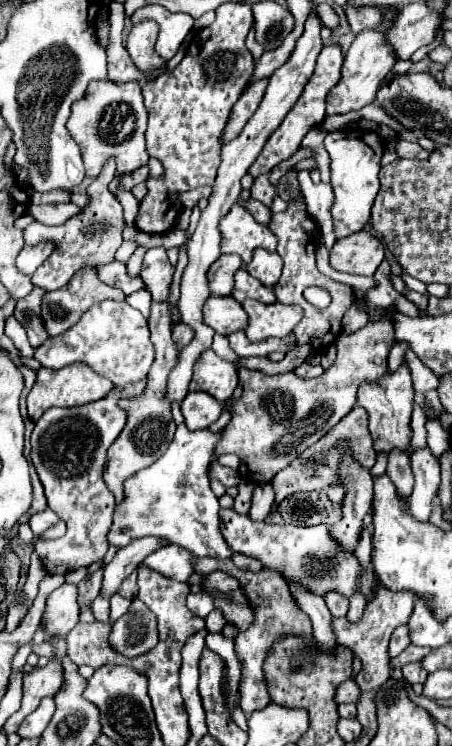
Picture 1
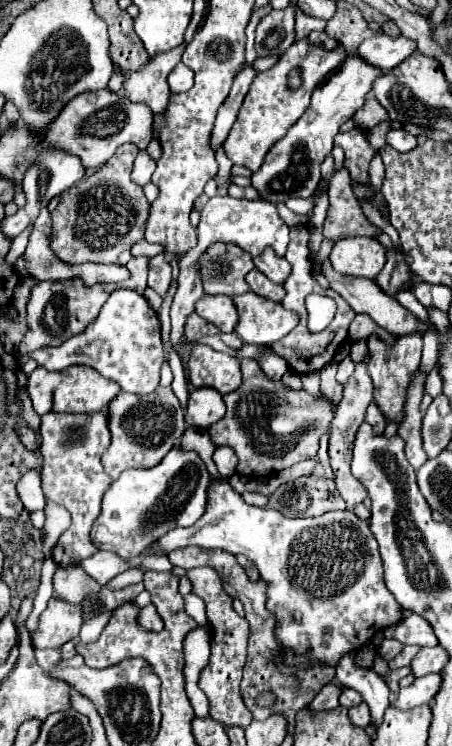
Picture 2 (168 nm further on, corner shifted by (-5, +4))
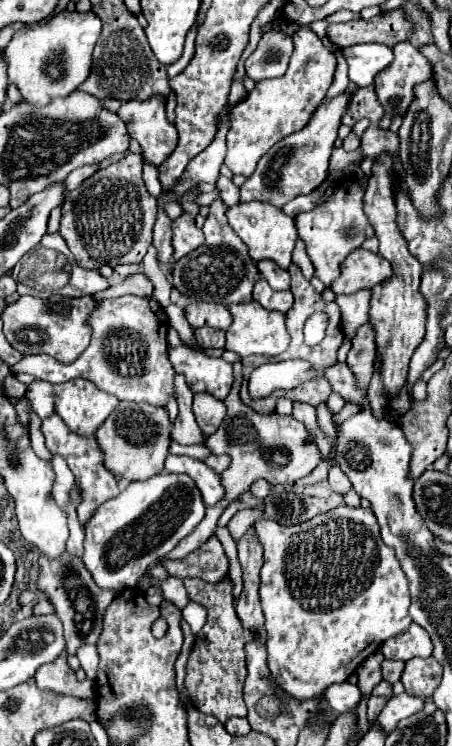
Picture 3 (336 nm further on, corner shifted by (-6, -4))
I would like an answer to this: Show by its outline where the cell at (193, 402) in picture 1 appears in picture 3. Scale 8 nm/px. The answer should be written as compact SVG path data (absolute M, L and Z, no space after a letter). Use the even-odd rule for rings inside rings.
M200 392L194 394L194 414L204 436L210 436L222 424L226 416L226 406L222 400L212 398L212 394Z

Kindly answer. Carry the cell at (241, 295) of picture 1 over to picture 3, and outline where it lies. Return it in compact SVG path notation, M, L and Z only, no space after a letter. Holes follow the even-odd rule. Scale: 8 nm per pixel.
M260 278L254 286L254 300L264 306L266 310L278 310L278 312L288 312L288 308L292 308L294 304L294 296L290 290L284 292L276 292L268 286L268 282L264 278Z

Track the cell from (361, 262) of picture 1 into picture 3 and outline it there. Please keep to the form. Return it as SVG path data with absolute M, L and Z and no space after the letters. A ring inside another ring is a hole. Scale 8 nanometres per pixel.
M364 248L348 254L340 264L340 276L332 282L330 290L334 294L354 294L362 288L372 288L392 276L392 264L380 254L368 252Z

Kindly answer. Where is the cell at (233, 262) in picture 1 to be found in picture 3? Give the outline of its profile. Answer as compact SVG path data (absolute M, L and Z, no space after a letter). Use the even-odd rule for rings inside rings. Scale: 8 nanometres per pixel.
M218 198L209 206L209 214L204 224L204 244L192 254L186 254L174 264L174 288L190 300L200 302L216 302L230 306L234 302L250 302L252 288L260 278L256 262L250 258L246 244L236 236L236 232L228 226L226 220L226 206Z

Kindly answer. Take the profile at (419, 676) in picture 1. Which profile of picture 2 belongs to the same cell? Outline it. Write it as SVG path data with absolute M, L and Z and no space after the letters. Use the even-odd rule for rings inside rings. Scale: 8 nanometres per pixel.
M407 666L407 668L399 668L399 670L391 670L389 676L387 676L387 684L389 684L389 688L395 692L395 690L399 688L399 680L405 678L407 674L411 674L411 668L409 668L409 666Z

